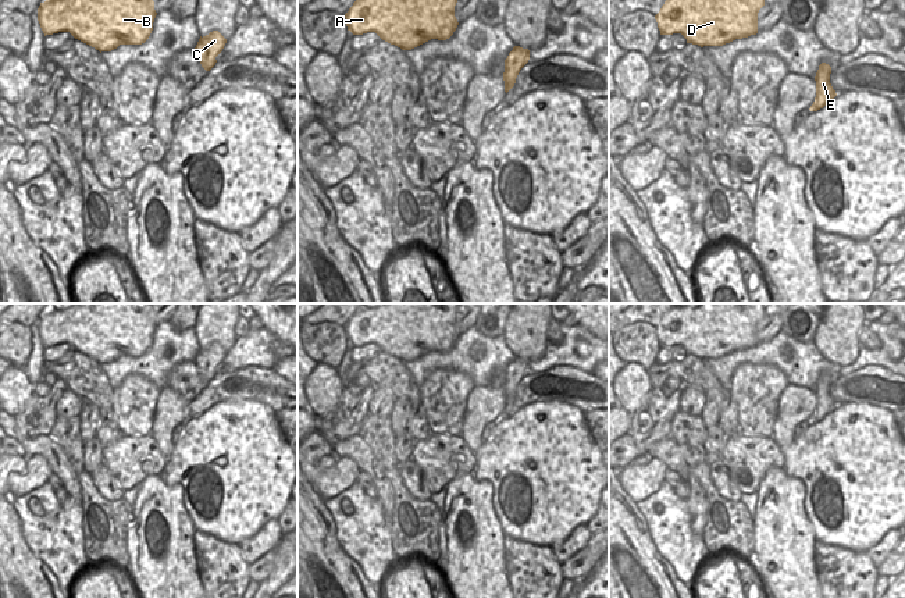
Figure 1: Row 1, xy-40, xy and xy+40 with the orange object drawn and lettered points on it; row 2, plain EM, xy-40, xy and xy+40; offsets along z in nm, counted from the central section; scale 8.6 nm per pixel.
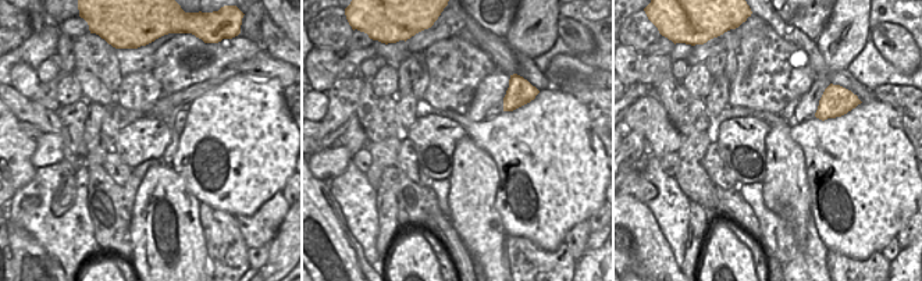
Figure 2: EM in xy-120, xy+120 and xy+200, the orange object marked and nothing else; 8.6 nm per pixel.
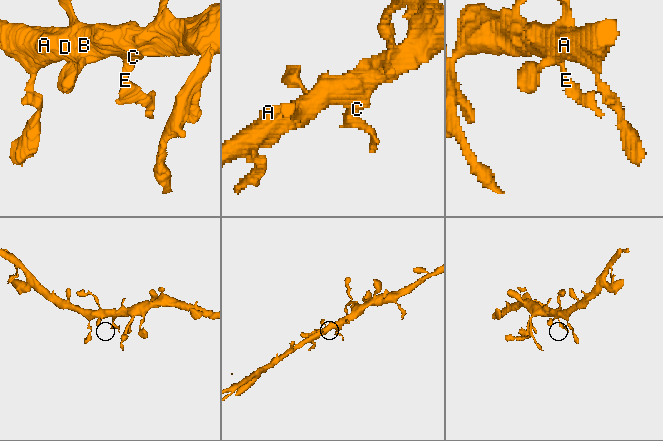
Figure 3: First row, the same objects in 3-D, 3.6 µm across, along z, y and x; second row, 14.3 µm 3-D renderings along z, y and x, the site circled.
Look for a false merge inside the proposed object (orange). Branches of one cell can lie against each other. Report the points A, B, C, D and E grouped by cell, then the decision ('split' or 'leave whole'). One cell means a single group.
groups A B C D E; leave whole

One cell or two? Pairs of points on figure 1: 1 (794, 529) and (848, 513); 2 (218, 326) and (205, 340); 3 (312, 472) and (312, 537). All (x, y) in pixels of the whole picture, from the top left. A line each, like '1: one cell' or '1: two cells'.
1: two cells
2: one cell
3: two cells

